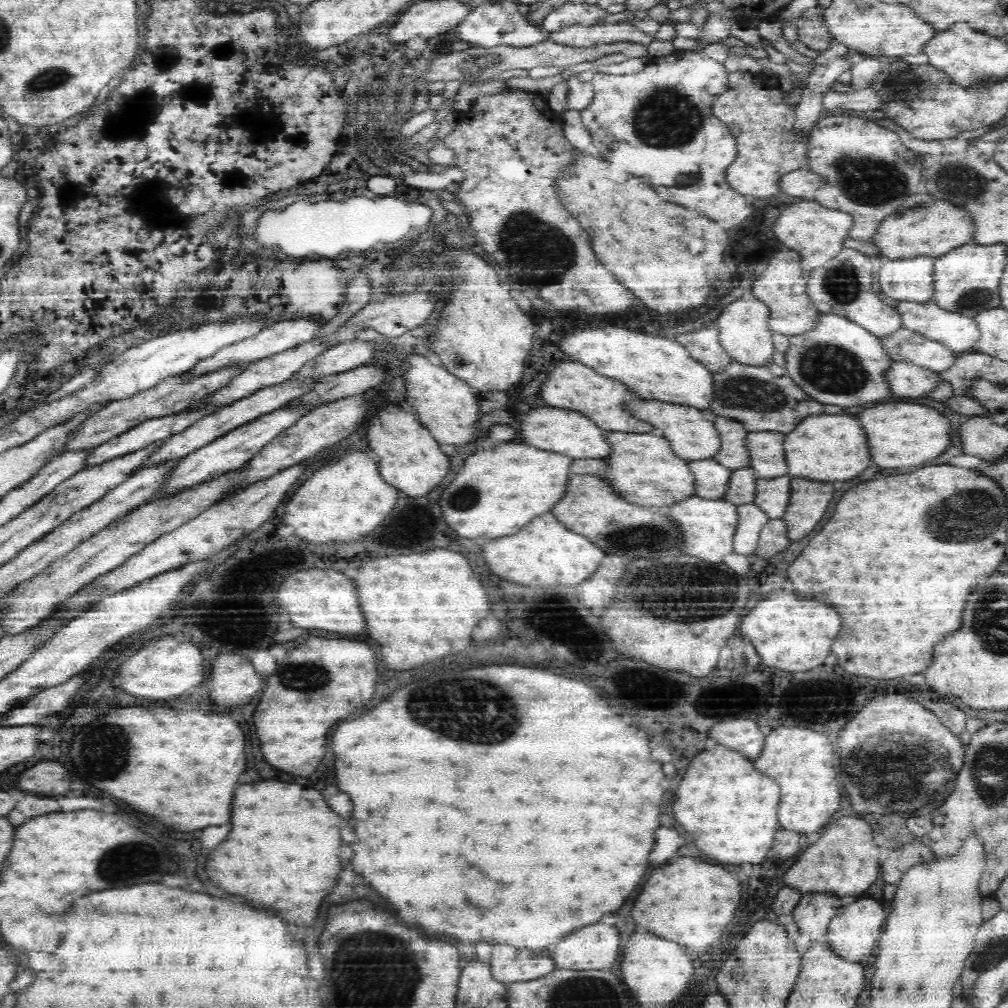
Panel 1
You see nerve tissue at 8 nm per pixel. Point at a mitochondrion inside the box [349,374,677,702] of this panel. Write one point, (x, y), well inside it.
(463, 498)

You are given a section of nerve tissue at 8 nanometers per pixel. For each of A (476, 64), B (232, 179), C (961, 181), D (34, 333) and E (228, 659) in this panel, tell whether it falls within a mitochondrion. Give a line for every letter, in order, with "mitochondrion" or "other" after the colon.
A: mitochondrion
B: other
C: mitochondrion
D: other
E: other

